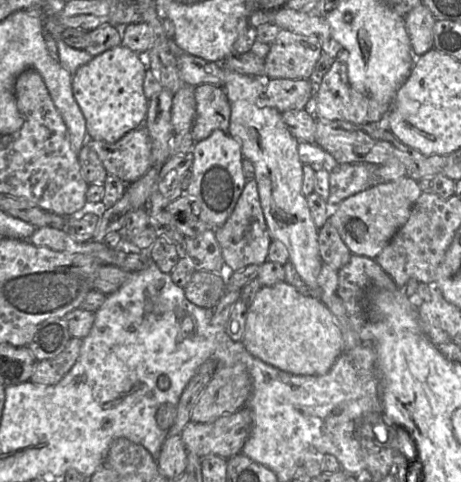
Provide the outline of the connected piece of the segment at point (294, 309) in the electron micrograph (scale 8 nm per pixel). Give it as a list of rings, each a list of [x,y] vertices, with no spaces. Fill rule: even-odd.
[[[286,281],[273,286],[262,286],[257,292],[248,307],[245,332],[241,343],[254,357],[293,375],[324,375],[344,352],[342,332],[330,310],[317,295],[301,293]]]

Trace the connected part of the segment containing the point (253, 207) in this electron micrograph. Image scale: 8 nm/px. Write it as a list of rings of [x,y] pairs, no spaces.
[[[247,180],[237,204],[227,221],[214,229],[221,247],[226,272],[235,272],[248,265],[262,265],[268,261],[273,241],[261,206],[257,181]]]

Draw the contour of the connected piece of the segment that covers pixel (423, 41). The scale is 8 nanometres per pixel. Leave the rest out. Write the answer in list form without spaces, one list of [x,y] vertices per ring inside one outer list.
[[[424,3],[414,8],[405,17],[415,58],[434,49],[433,31],[436,21],[436,18]]]

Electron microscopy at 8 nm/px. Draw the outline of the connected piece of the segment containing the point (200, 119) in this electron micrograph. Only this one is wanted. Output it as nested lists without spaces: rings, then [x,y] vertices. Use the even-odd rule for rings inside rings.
[[[214,84],[195,87],[196,115],[191,129],[195,142],[208,138],[216,129],[228,132],[231,106],[225,90]]]

